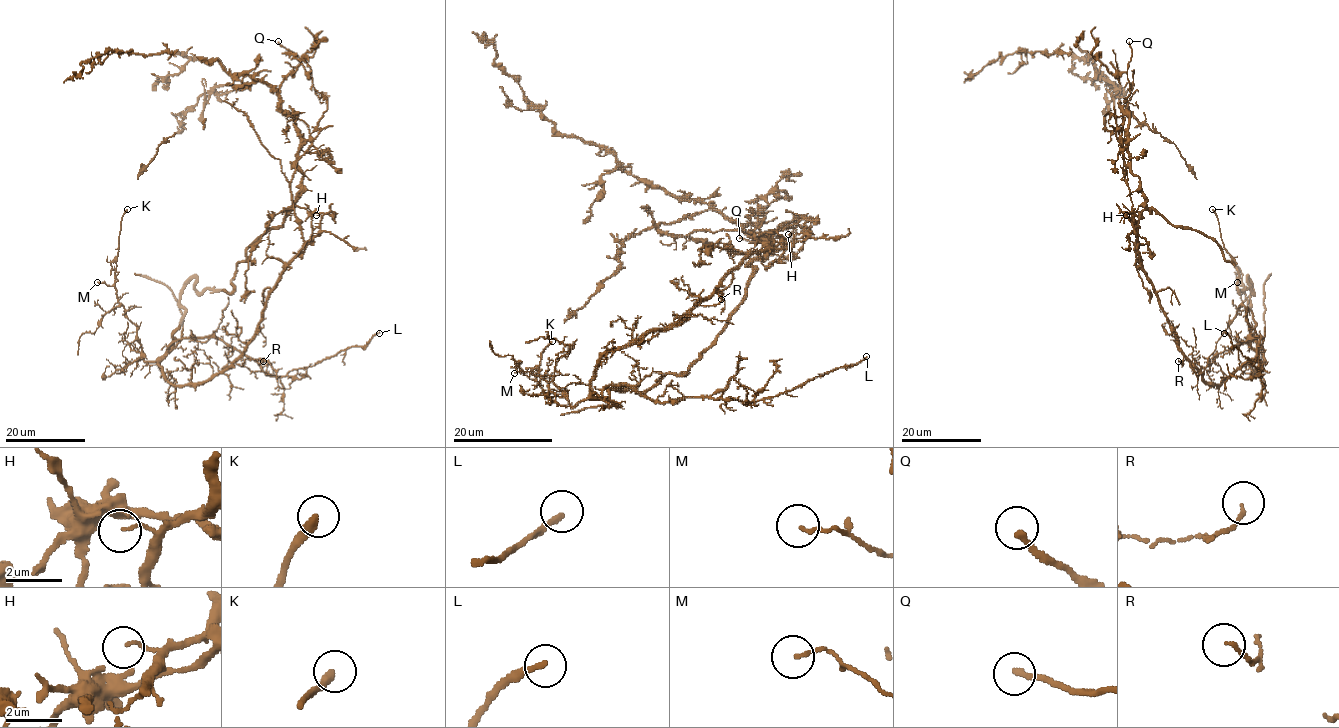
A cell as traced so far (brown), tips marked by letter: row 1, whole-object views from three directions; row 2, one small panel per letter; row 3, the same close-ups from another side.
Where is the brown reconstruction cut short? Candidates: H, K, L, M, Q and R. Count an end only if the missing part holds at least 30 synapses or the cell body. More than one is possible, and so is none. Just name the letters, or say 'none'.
K

